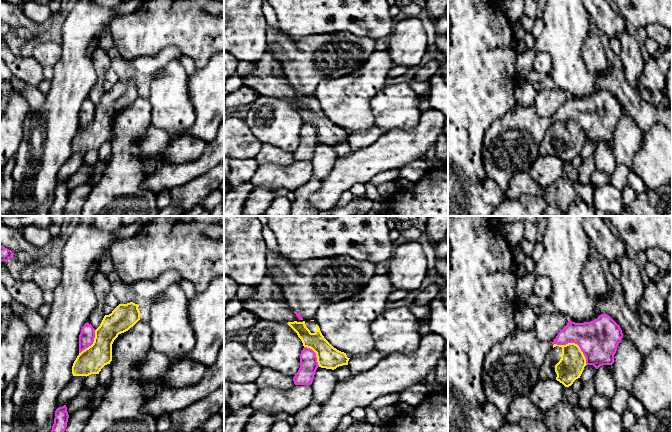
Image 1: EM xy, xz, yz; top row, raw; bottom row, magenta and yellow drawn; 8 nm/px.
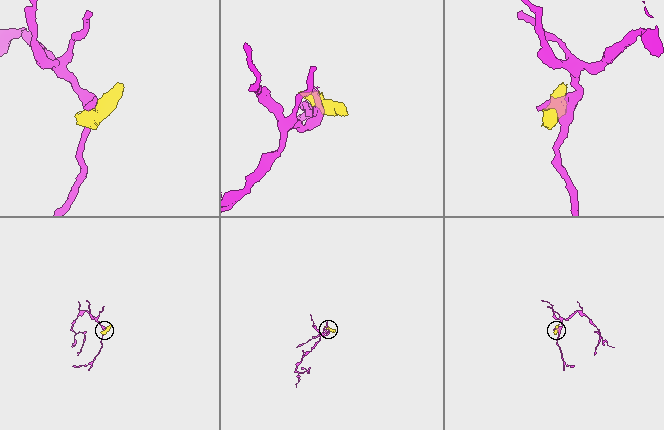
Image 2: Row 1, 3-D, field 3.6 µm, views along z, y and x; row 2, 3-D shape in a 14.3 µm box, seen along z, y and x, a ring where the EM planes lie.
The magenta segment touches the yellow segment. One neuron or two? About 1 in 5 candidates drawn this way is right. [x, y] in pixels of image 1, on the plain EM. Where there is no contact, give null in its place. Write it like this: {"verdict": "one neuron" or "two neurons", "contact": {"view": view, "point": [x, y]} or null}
{"verdict": "two neurons", "contact": {"view": "yz", "point": [575, 119]}}

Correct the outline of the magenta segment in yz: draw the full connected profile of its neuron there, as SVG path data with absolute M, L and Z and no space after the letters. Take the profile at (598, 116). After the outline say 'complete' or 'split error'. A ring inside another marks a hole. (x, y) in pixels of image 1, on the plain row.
M601 90L590 98L569 97L553 118L541 118L536 113L534 105L522 107L517 104L512 110L496 119L484 134L482 158L486 173L505 192L513 176L518 172L528 172L539 157L539 144L554 120L577 120L586 134L586 140L598 145L600 142L614 139L614 131L622 114L620 102L607 90Z; split error

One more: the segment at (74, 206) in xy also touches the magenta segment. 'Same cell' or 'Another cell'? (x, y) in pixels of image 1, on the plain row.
Another cell

